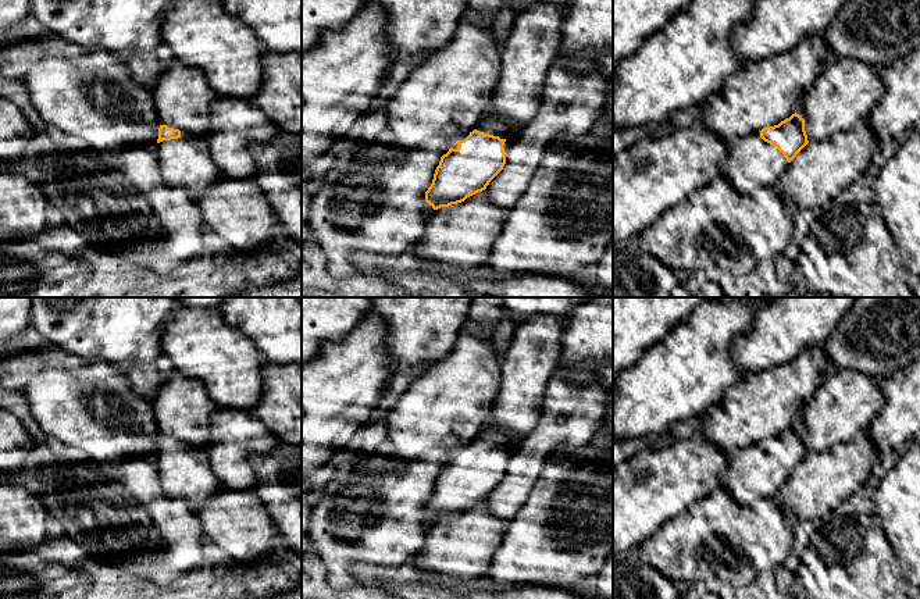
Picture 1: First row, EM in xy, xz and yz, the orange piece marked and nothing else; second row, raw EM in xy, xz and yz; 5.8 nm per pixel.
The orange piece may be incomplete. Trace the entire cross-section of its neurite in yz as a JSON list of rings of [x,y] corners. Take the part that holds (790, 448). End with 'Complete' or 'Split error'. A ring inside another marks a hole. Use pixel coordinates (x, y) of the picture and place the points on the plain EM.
[[[792,425],[778,436],[738,449],[721,477],[721,486],[739,504],[777,498],[789,474],[809,454],[805,431]]]. Split error

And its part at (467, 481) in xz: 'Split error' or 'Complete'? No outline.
Split error

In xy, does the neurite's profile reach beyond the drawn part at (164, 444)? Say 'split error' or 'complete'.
split error

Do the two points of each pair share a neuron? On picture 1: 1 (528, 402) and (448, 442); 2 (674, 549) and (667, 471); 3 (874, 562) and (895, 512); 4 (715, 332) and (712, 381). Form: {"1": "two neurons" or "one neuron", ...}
{"1": "two neurons", "2": "two neurons", "3": "two neurons", "4": "one neuron"}

